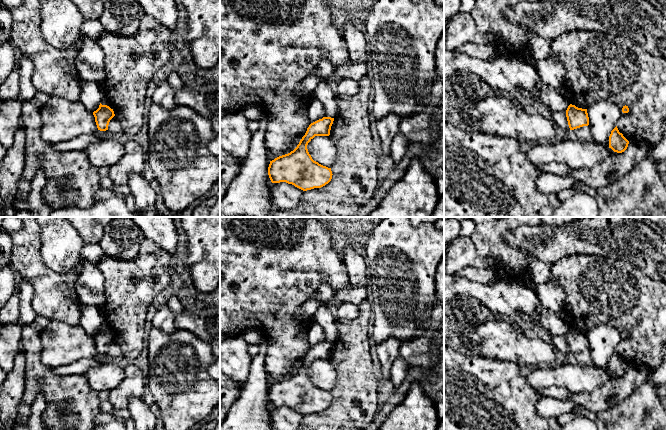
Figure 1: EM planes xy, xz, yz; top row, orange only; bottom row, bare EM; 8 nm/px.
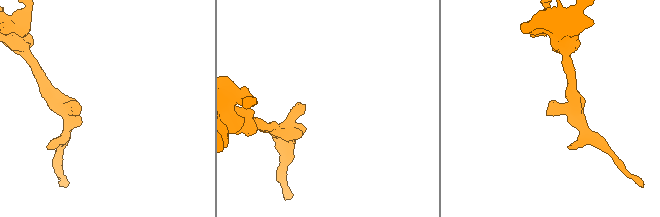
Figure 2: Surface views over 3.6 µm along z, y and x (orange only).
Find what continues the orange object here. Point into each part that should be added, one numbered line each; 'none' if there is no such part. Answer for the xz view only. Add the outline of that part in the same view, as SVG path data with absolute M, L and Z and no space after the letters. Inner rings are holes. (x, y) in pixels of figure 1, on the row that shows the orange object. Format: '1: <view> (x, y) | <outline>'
none

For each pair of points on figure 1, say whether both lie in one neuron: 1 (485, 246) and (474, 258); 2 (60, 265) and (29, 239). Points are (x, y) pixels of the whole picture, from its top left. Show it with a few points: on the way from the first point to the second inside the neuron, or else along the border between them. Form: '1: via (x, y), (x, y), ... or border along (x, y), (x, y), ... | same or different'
1: border along (470, 236), (481, 256), (496, 258), (500, 263) | different
2: border along (39, 227), (40, 254), (43, 262), (51, 269) | different

